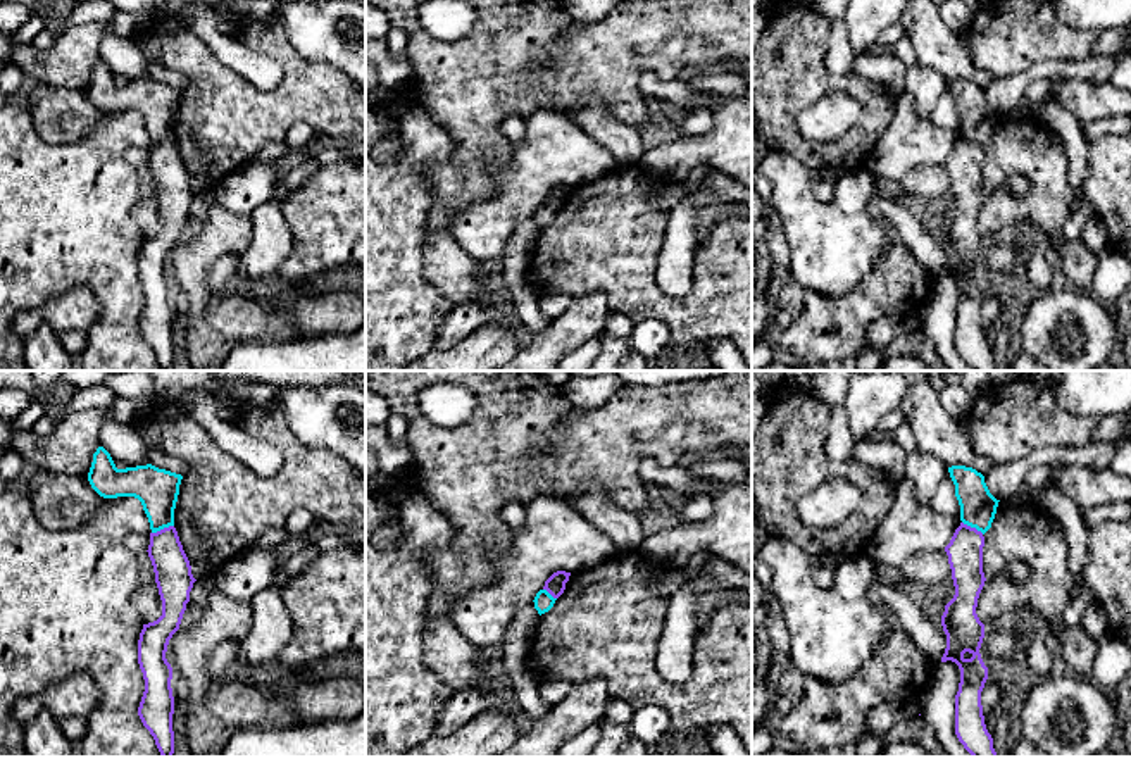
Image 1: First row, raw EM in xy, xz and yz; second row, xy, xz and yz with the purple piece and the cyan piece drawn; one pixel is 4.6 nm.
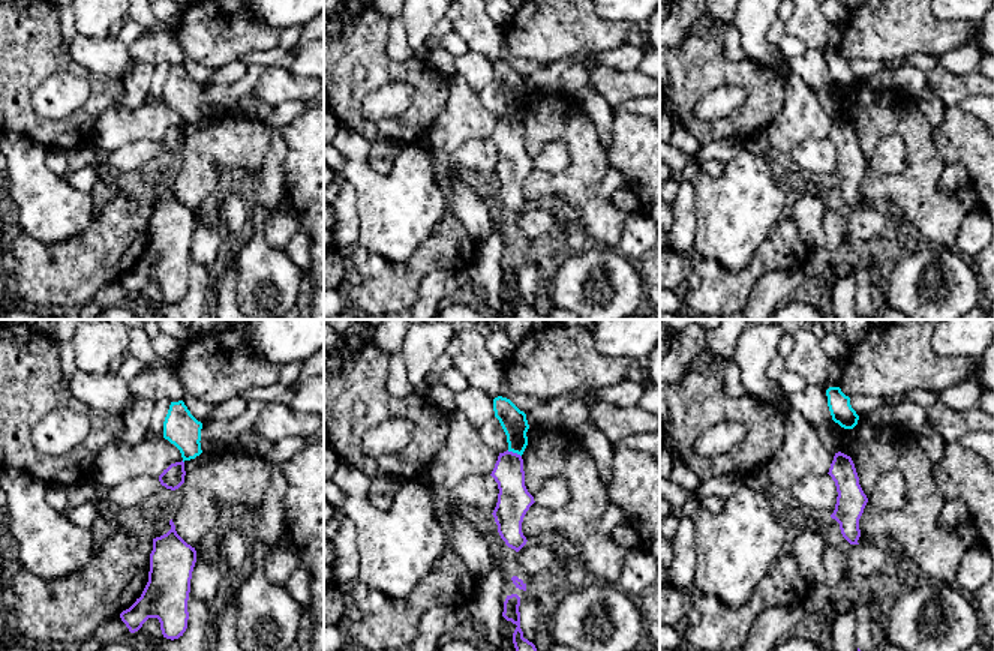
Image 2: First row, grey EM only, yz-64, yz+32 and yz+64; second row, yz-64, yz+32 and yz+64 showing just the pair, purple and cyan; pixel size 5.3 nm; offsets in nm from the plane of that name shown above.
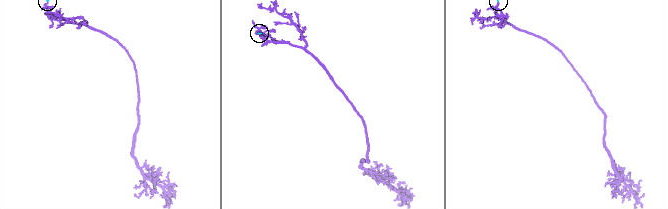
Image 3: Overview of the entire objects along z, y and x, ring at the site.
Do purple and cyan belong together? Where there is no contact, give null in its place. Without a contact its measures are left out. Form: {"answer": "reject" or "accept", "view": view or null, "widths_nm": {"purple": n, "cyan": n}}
{"answer": "reject", "view": "xy", "widths_nm": {"purple": 180, "cyan": 200}}

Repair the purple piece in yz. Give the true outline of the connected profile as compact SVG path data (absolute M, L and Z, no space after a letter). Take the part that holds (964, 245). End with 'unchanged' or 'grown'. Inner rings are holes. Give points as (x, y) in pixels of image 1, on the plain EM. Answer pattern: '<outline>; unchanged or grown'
M960 136L945 160L955 209L945 219L941 229L941 240L947 248L941 276L952 274L960 283L960 297L955 309L955 348L959 355L972 371L998 371L993 362L993 352L986 343L981 319L981 305L988 293L988 281L979 267L984 238L976 228L978 212L986 195L983 160L983 147L964 136Z; unchanged

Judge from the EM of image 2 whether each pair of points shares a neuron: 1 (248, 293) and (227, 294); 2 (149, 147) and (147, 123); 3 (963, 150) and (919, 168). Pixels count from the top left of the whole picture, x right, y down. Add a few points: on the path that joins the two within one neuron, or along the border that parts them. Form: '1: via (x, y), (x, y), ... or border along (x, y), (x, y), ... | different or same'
1: border along (234, 258), (237, 303) | different
2: border along (158, 140), (134, 140), (116, 150) | different
3: border along (933, 129), (933, 144), (946, 164) | different

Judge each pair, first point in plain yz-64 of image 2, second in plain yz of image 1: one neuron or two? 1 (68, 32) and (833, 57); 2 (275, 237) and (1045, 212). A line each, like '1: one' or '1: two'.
1: one
2: one

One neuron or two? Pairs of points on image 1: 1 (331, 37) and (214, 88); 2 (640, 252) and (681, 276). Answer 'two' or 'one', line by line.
1: two
2: two

